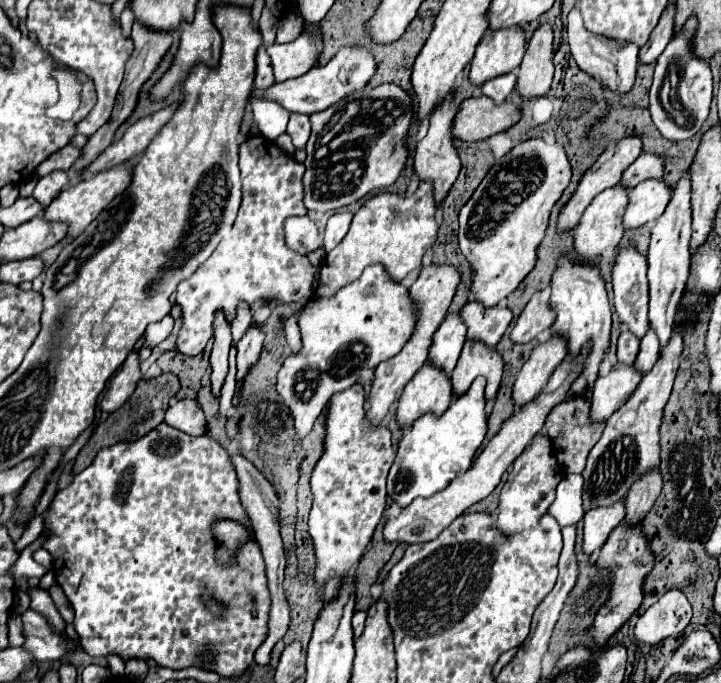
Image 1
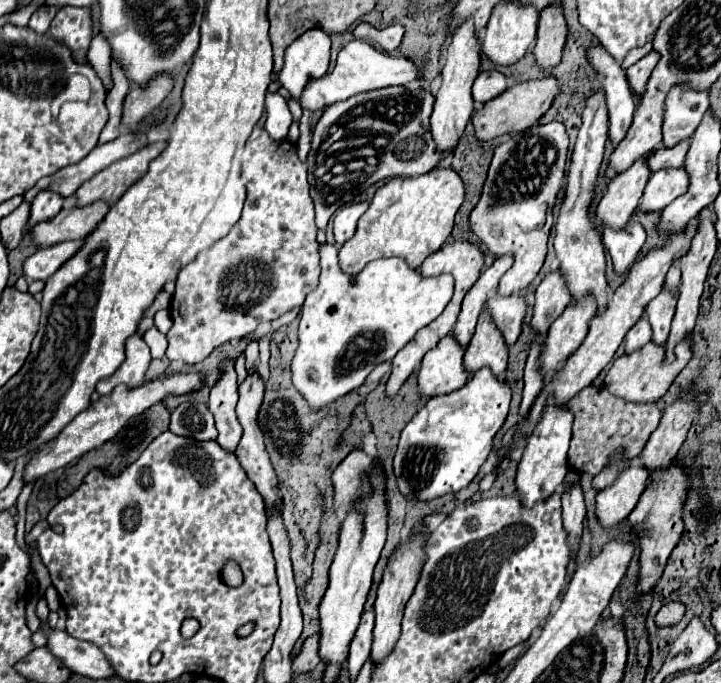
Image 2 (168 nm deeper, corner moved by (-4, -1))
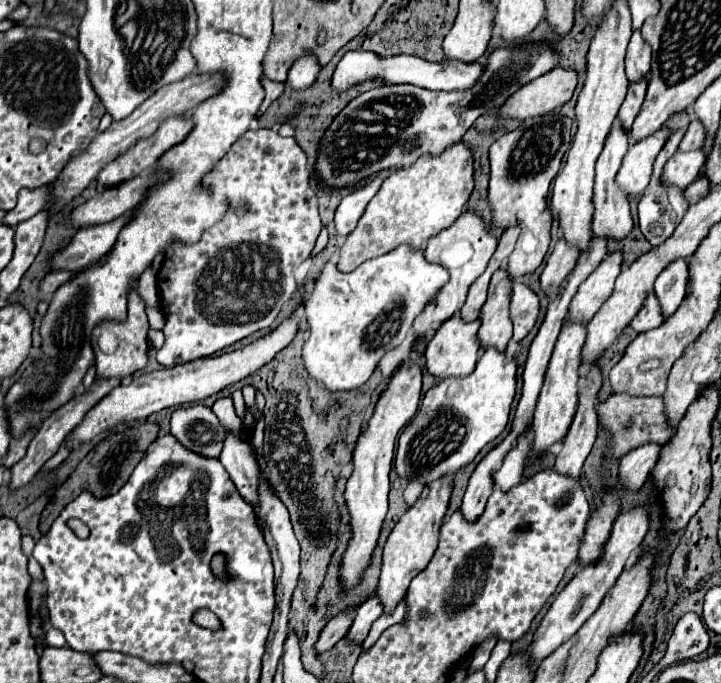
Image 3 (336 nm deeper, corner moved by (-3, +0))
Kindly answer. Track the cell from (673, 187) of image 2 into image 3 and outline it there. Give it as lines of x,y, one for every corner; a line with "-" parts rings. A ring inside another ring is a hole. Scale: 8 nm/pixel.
691,150
691,152
675,152
663,170
663,184
665,186
677,186
685,188
689,186
697,174
701,172
705,164
703,150

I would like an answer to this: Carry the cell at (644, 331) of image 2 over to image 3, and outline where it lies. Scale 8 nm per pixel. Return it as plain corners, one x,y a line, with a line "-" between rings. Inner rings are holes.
651,290
643,302
643,308
639,308
639,314
631,320
631,328
641,334
651,328
657,328
663,320
665,320
663,310
659,310
659,300
655,298
655,292

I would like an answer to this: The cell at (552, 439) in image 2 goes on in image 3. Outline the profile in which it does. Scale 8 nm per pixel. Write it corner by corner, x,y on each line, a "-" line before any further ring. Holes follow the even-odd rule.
563,322
559,340
555,342
553,356
545,374
545,382
537,400
535,418
533,418
533,448
537,454
547,452
553,444
561,442
567,434
573,414
577,410
577,382
579,382
579,366
581,366
581,350
587,338
585,322

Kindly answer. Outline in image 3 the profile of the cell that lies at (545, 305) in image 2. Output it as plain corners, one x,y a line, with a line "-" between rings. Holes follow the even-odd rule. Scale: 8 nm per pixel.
559,238
541,272
541,288
549,298
557,296
559,284
571,274
571,270
577,264
577,258
579,258
579,250
575,250
575,246
567,246
567,242

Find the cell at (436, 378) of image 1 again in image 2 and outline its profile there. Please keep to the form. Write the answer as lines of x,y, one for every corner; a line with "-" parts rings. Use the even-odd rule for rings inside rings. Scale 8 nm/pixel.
452,335
440,339
440,343
424,355
418,371
418,395
422,401
464,387
468,373
464,371
462,357
464,349

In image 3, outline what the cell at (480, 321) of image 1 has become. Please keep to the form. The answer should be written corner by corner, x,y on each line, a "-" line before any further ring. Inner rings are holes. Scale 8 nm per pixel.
523,282
513,284
511,296
511,320
513,320
513,340
521,342
529,330
535,326
539,316
539,296

